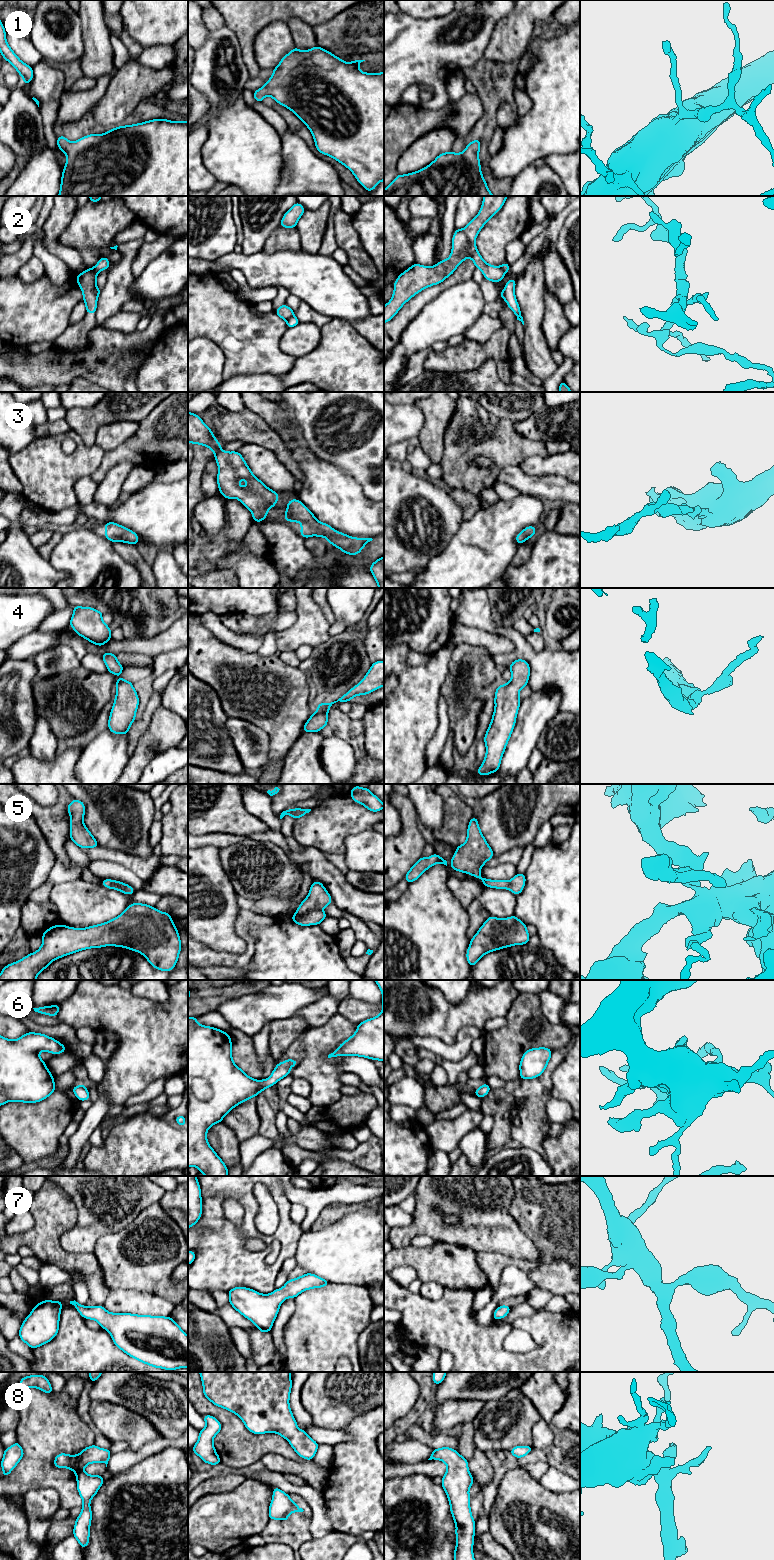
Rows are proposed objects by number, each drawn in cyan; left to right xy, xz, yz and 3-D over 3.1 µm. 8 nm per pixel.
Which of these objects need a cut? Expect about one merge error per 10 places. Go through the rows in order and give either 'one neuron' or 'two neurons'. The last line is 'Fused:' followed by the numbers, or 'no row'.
1: one neuron
2: one neuron
3: one neuron
4: one neuron
5: one neuron
6: one neuron
7: one neuron
8: one neuron
Fused: no row

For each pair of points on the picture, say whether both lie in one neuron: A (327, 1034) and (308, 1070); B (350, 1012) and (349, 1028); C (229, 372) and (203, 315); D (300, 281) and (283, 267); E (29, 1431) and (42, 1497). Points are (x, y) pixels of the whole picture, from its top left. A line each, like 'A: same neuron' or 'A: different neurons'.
A: same neuron
B: different neurons
C: same neuron
D: same neuron
E: different neurons

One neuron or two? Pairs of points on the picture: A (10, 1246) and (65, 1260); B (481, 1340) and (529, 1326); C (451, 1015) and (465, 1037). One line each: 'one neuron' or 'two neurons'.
A: one neuron
B: one neuron
C: two neurons

